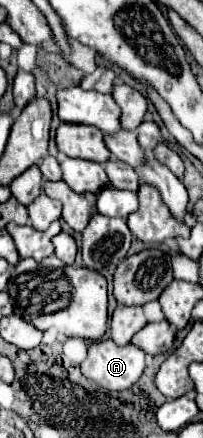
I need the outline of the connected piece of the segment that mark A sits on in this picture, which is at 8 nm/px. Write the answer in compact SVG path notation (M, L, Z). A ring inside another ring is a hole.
M111 339L89 345L81 373L107 391L123 391L139 381L145 369L145 351L133 343L117 347Z

